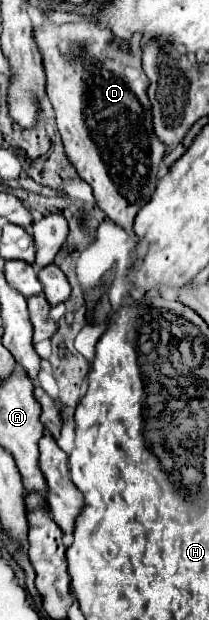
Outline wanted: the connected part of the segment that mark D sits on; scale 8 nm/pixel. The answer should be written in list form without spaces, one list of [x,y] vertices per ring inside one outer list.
[[[45,19],[43,25],[35,31],[35,41],[43,55],[47,95],[57,113],[57,129],[63,137],[69,161],[75,165],[77,173],[93,187],[99,209],[105,211],[117,225],[121,225],[131,235],[131,239],[137,239],[133,231],[133,219],[139,211],[139,205],[145,205],[151,199],[147,189],[155,189],[157,173],[167,151],[165,143],[159,143],[159,139],[155,139],[155,131],[151,127],[151,103],[147,99],[147,75],[141,69],[139,35],[133,37],[133,49],[129,51],[109,31],[99,29],[93,21],[53,25]]]

